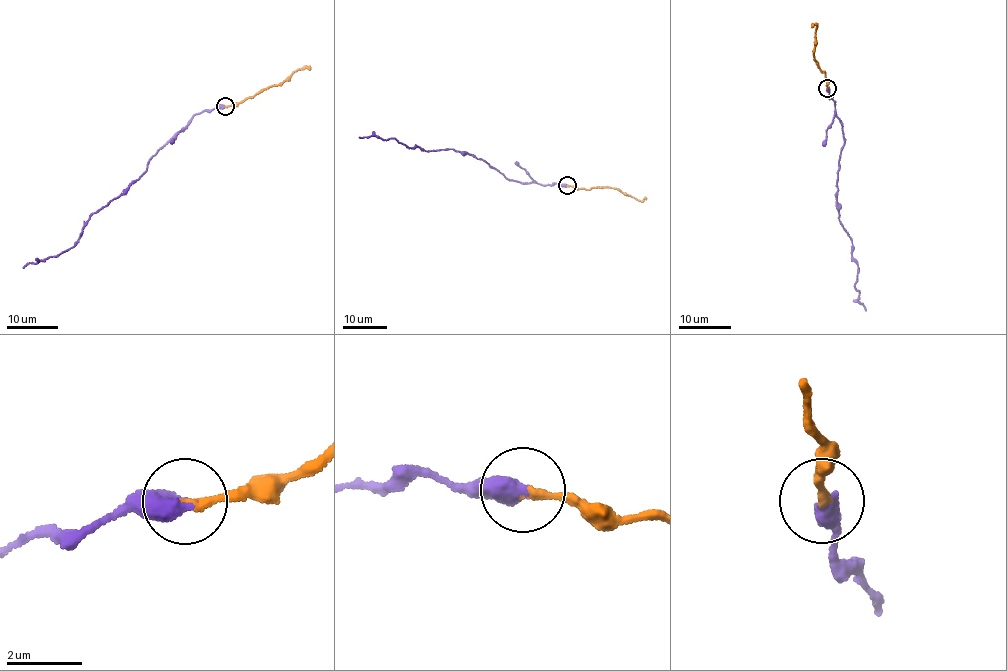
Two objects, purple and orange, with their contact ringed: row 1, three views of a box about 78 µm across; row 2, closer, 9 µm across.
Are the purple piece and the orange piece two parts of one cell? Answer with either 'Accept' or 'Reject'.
Reject

